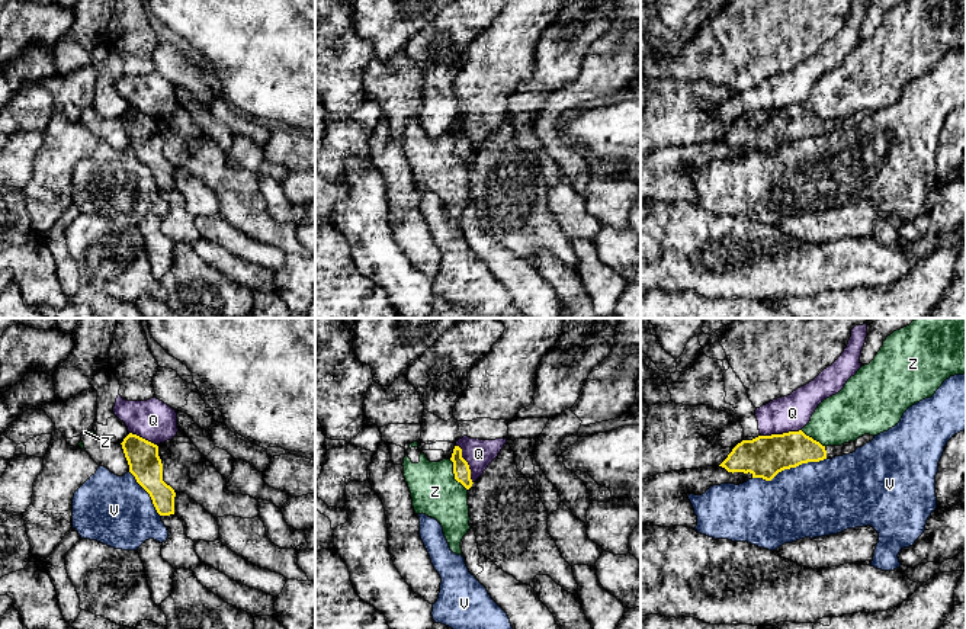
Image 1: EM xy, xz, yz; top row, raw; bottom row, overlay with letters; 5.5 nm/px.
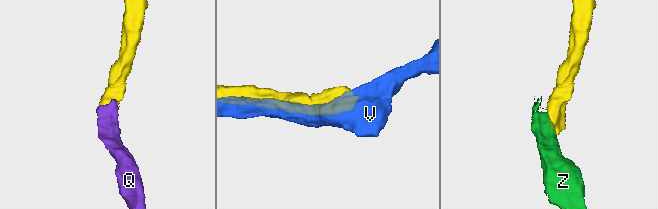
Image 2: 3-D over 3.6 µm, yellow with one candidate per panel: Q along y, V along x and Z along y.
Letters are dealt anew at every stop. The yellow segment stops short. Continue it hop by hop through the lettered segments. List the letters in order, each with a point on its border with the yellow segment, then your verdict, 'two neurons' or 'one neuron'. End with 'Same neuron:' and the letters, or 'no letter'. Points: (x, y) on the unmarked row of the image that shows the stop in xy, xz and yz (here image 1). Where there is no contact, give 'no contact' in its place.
Q: meets yellow in yz at (780, 109); two neurons
V: meets yellow in yz at (789, 143); two neurons
Z: meets yellow in xz at (455, 150); two neurons
Same neuron: no letter

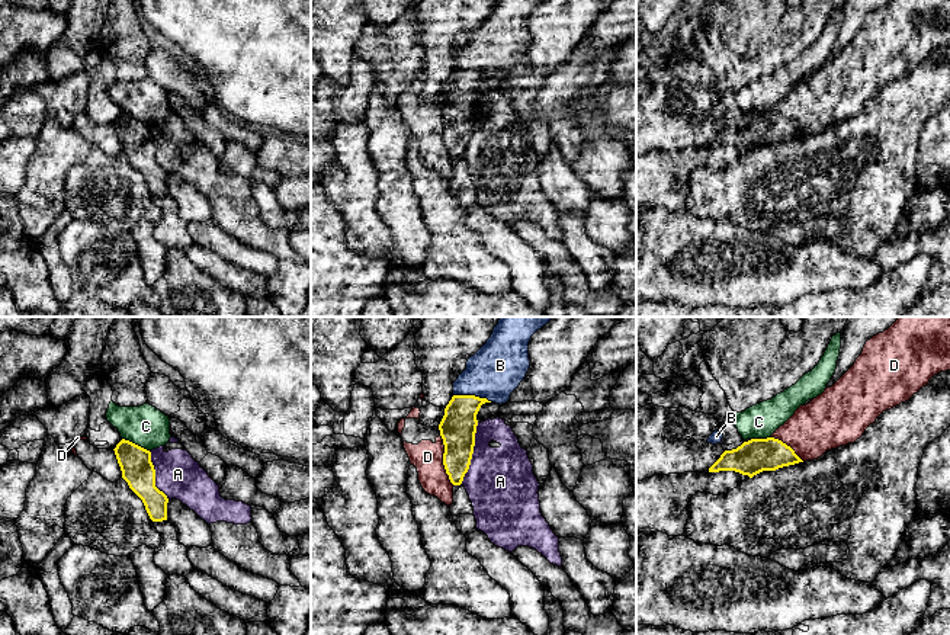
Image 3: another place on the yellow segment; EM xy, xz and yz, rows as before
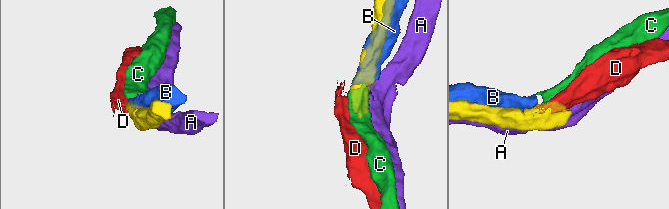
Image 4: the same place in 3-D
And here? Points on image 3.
A: meets yellow in xz at (472, 127); two neurons
B: meets yellow in xz at (472, 70); two neurons
C: meets yellow in xy at (134, 118); two neurons
D: meets yellow in xz at (443, 135); two neurons
Same neuron: no letter

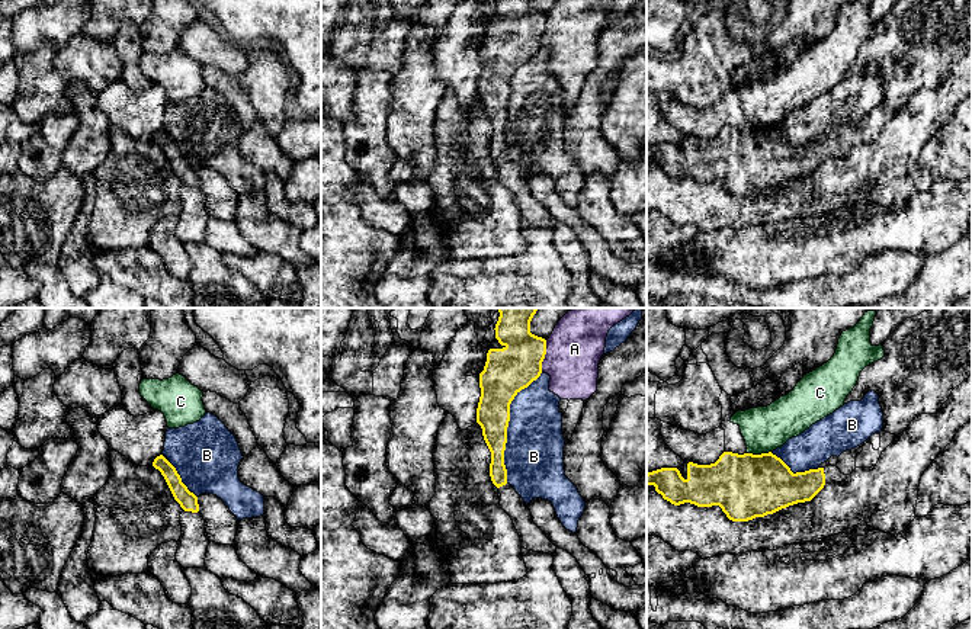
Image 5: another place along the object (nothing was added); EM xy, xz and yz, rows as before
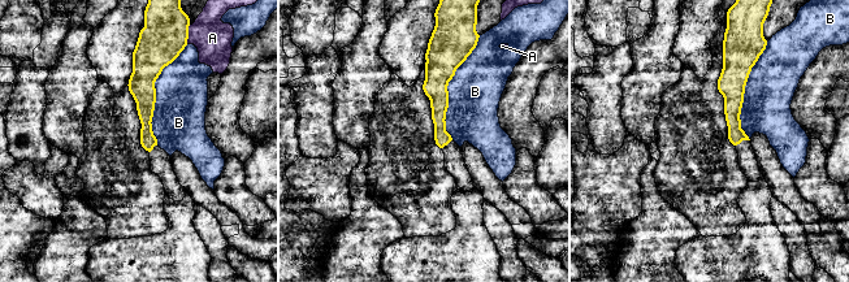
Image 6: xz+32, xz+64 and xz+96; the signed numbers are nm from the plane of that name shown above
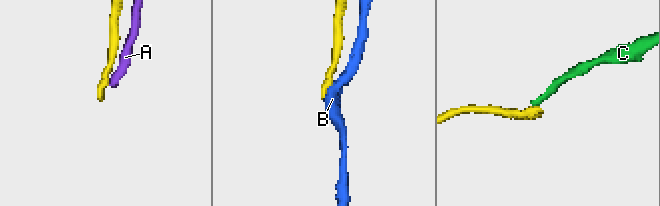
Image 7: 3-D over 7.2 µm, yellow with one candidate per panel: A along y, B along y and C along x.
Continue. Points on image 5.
A: meets yellow in xz at (544, 31); two neurons
B: meets yellow in xz at (507, 100); two neurons
C: meets yellow in yz at (757, 130); two neurons
Same neuron: no letter

